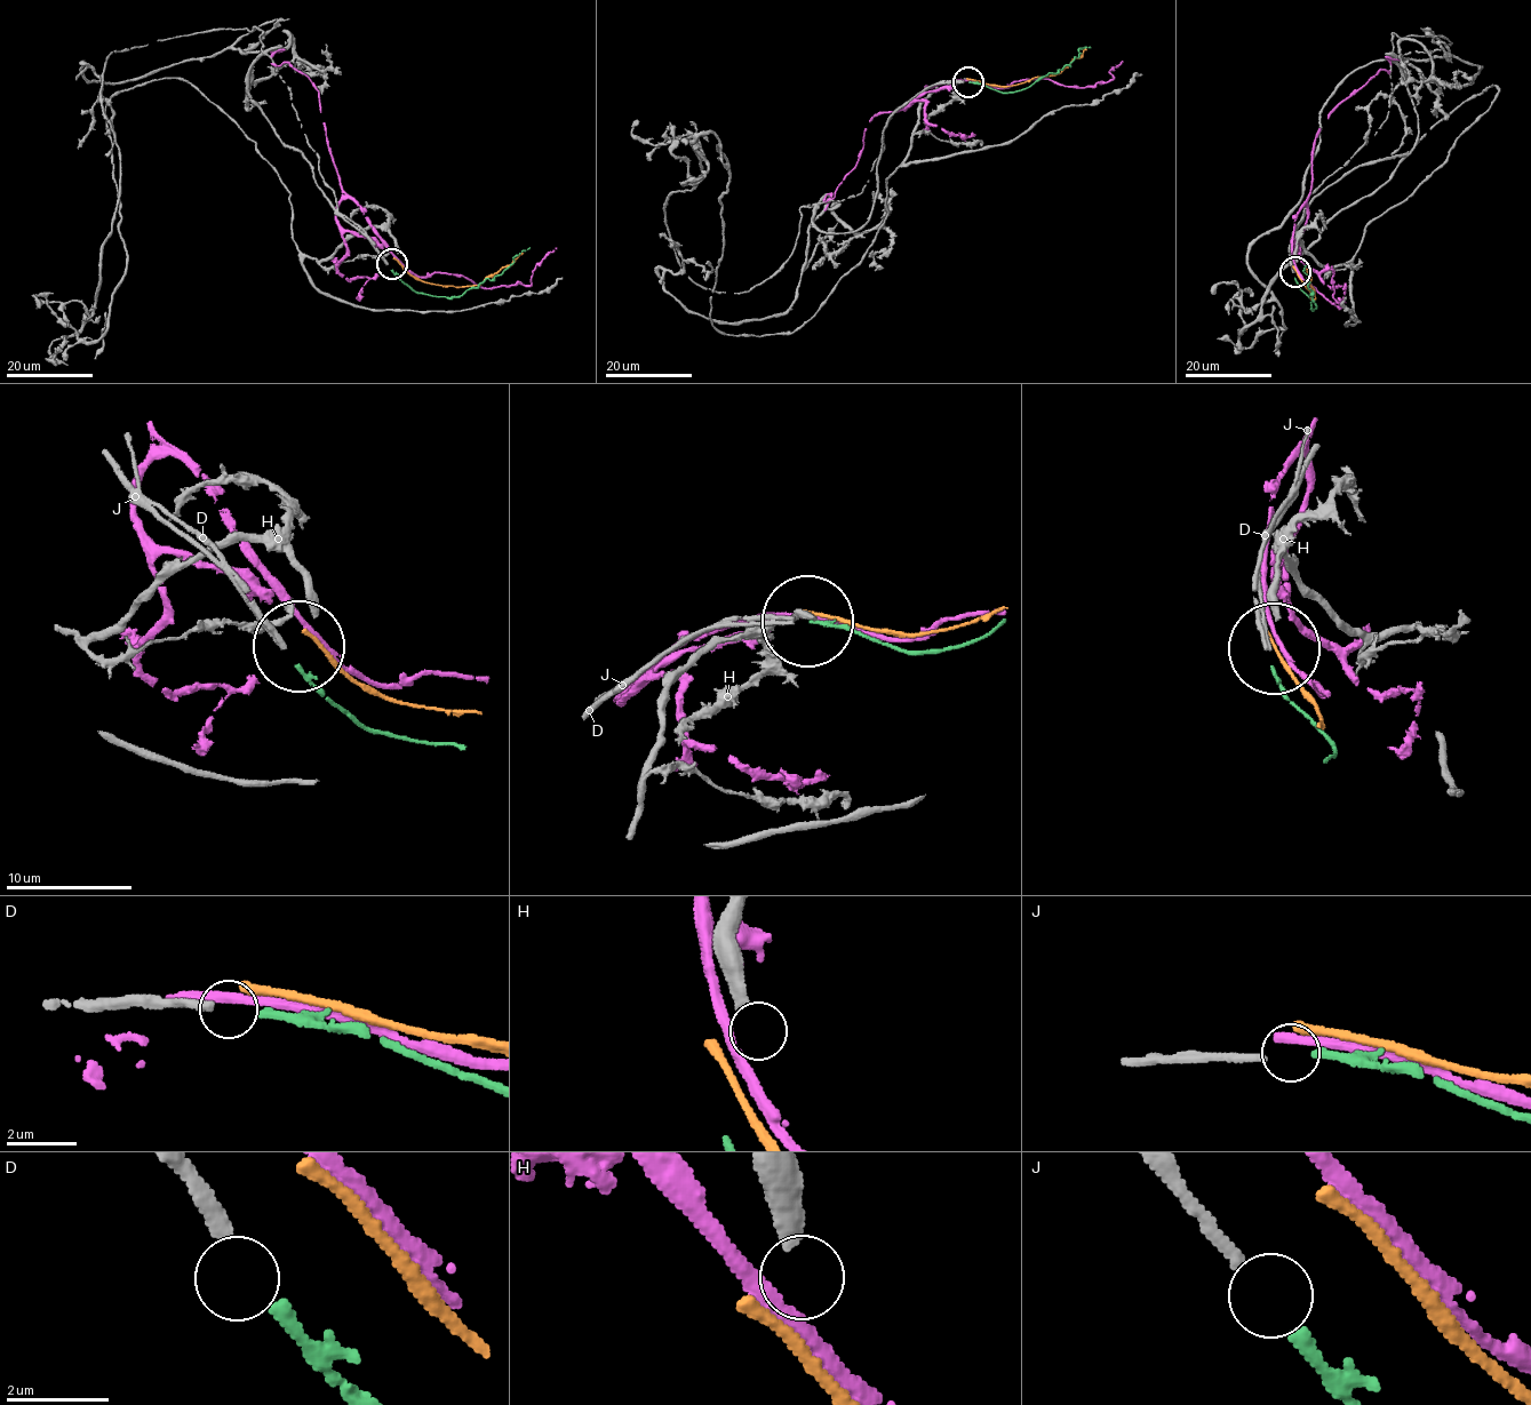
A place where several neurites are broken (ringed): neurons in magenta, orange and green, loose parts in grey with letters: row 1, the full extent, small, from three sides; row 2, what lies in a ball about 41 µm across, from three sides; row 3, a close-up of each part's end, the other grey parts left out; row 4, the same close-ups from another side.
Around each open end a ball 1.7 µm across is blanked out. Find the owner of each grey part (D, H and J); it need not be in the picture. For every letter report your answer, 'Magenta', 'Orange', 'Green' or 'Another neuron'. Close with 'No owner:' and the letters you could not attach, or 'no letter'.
D: Green
H: Another neuron
J: Another neuron
No owner: H, J

